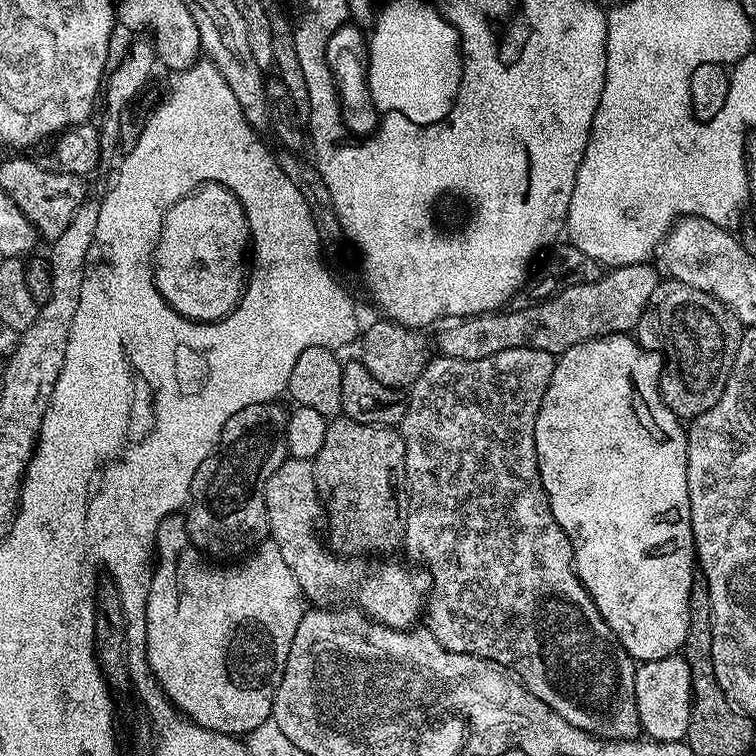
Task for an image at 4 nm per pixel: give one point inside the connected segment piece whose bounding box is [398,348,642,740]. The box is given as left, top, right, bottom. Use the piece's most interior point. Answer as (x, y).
(502, 584)

